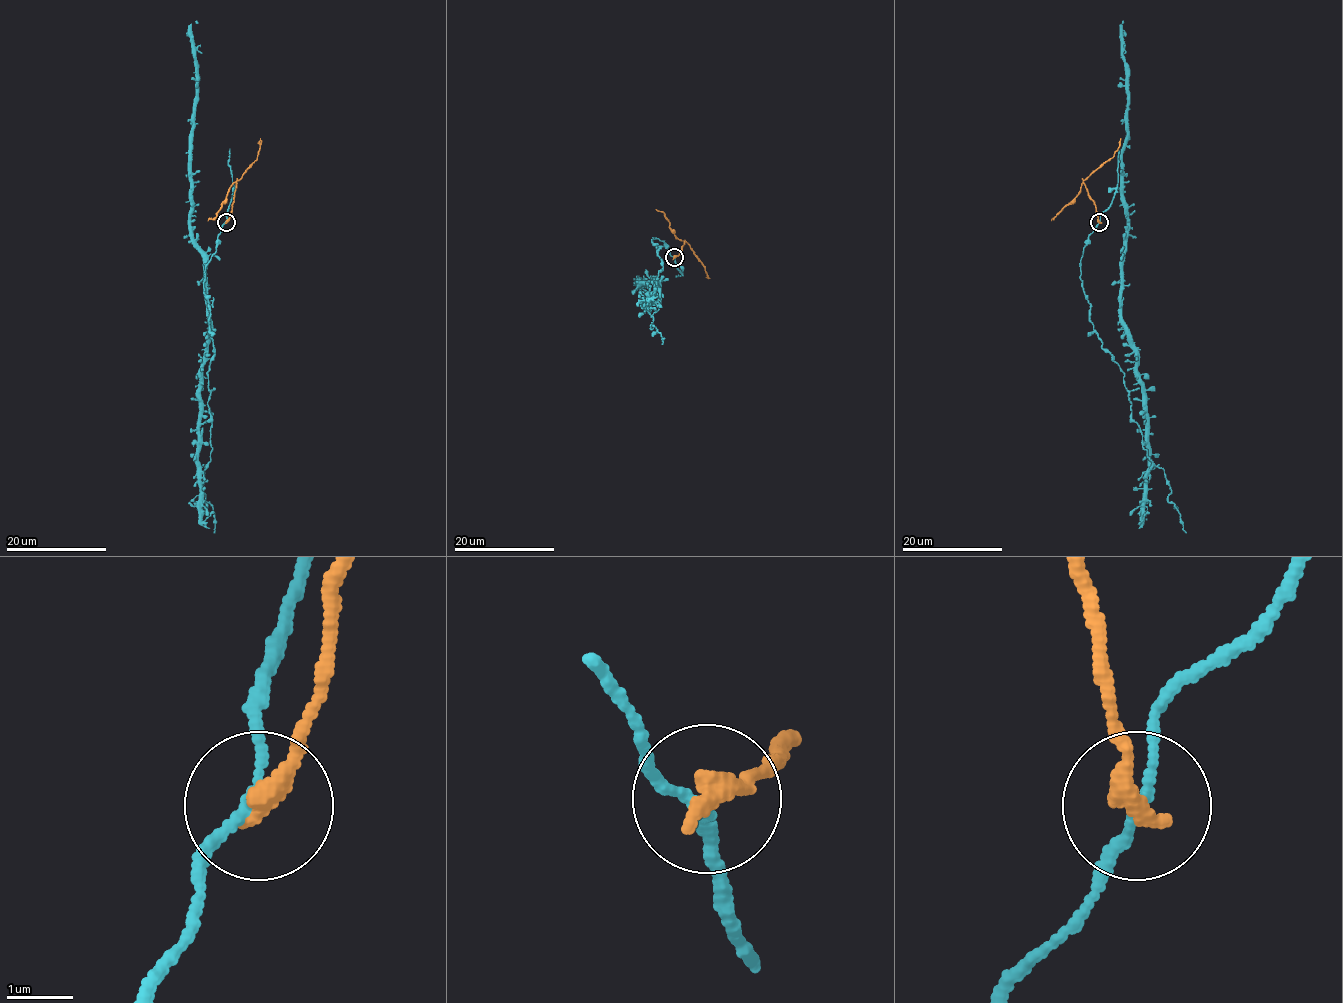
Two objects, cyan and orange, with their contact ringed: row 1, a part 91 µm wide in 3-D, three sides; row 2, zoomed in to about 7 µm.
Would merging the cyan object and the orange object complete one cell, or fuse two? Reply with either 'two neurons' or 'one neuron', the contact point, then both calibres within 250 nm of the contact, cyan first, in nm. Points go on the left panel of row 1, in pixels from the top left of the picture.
two neurons | (226, 222) | 140/360 nm

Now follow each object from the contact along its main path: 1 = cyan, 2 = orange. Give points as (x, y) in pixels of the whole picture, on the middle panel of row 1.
1: (674, 257), (653, 238), (663, 268), (658, 300), (650, 304), (656, 280), (639, 286), (645, 281)
2: (674, 257), (685, 242), (704, 267), (708, 278)

